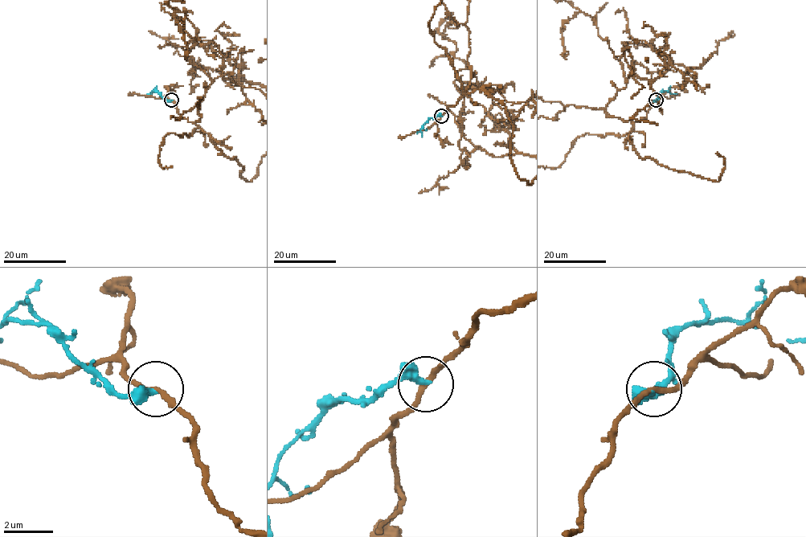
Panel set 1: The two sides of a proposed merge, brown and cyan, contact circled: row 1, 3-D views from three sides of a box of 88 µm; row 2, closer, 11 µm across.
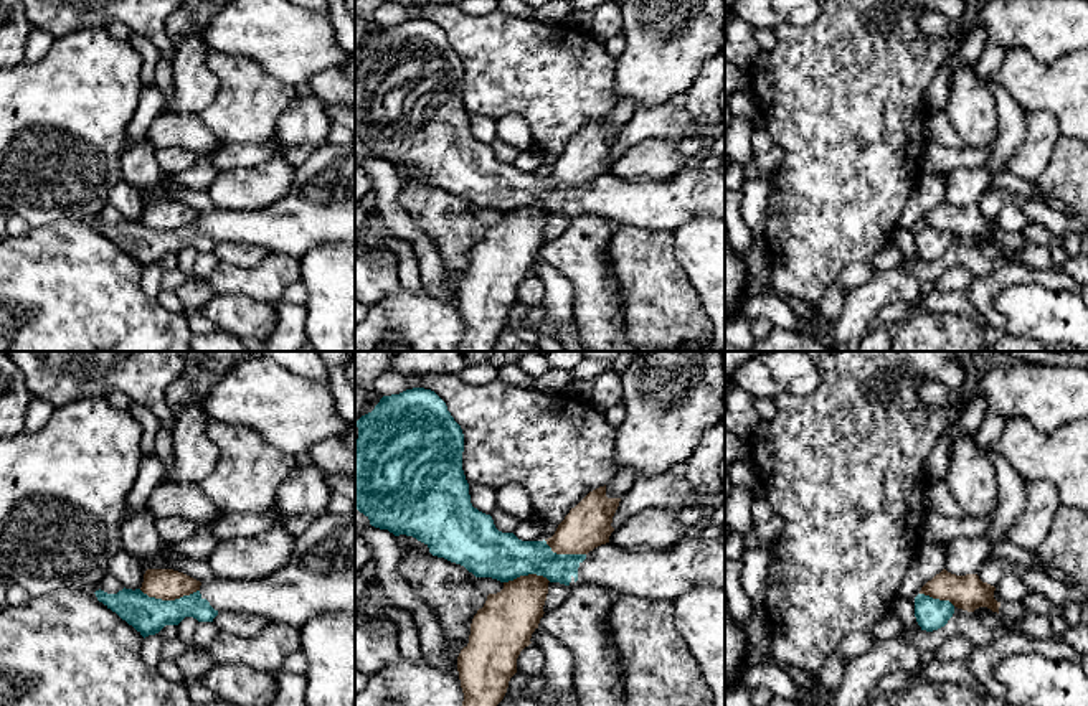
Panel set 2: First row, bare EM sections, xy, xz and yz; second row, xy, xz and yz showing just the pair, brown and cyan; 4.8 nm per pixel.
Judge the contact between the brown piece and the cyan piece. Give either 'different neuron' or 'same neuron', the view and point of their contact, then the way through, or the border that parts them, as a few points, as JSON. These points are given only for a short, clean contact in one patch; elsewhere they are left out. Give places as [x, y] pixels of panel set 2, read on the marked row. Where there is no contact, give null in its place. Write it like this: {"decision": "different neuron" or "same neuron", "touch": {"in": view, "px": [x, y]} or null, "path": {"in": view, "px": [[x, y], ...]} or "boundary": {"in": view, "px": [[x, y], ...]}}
{"decision": "different neuron", "touch": {"in": "xy", "px": [169, 599]}, "boundary": {"in": "xy", "px": [[139, 589], [162, 599], [179, 599], [198, 591]]}}

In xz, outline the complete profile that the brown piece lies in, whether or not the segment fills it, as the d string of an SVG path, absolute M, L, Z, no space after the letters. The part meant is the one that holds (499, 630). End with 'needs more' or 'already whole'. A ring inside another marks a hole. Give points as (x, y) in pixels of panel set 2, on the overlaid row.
M537 574L520 576L504 582L504 589L489 594L482 609L472 619L469 643L457 657L457 671L464 693L462 706L497 706L517 673L517 658L532 642L532 633L543 617L548 579Z; already whole

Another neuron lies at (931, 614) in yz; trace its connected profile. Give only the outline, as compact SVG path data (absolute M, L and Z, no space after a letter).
M925 594L915 597L915 617L921 630L933 632L948 624L954 614L949 600L933 599Z

